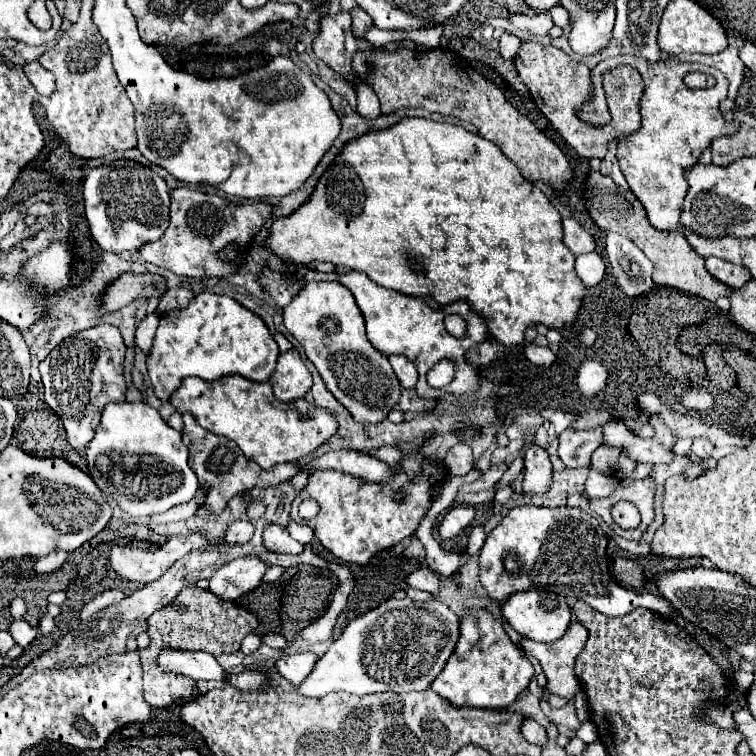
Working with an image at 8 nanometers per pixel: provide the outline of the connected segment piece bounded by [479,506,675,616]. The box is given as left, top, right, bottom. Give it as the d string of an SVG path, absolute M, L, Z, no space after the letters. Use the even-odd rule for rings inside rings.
M519 506L513 508L501 524L489 532L485 546L479 552L479 578L483 588L487 590L489 598L503 604L511 594L527 592L527 590L545 590L555 592L561 596L569 596L575 600L583 600L595 610L607 614L607 616L625 616L627 612L633 612L633 608L645 606L653 612L659 612L663 616L673 616L675 610L659 596L653 594L637 594L629 588L615 582L609 570L607 562L607 536L601 530L595 516L583 512L581 508L537 508L537 506Z

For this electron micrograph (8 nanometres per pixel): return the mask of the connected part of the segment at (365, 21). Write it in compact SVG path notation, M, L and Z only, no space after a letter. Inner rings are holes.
M355 8L355 10L351 12L351 16L353 16L353 32L357 32L359 38L365 38L365 32L373 26L371 18L369 18L361 8Z

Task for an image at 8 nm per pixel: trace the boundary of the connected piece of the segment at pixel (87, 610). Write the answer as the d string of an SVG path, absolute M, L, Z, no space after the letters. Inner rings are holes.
M119 589L106 590L95 598L91 599L81 610L80 619L86 620L95 612L106 608L112 602L119 602L125 597L124 593Z

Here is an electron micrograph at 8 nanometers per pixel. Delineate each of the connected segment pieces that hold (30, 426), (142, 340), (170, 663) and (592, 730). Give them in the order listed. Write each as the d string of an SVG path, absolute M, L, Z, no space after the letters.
M17 396L17 414L19 414L19 418L17 418L15 432L13 432L15 446L19 446L21 450L25 450L27 454L33 454L37 458L63 458L63 460L71 462L73 466L85 468L85 462L81 460L79 452L73 450L65 438L63 422L47 408L45 396L33 396L33 398Z
M157 312L147 314L147 318L139 324L139 328L137 328L137 332L135 332L135 342L137 342L137 346L139 346L145 354L149 352L149 346L151 346L151 342L153 342L157 324L159 324L159 314L157 314Z
M163 648L157 656L157 666L165 672L175 672L175 674L187 676L195 682L227 678L227 672L217 664L217 660L205 652Z
M585 722L585 724L581 724L581 728L577 730L577 738L581 738L581 740L587 742L587 744L597 742L599 736L597 736L597 728L595 728L595 724L593 724L593 722Z

